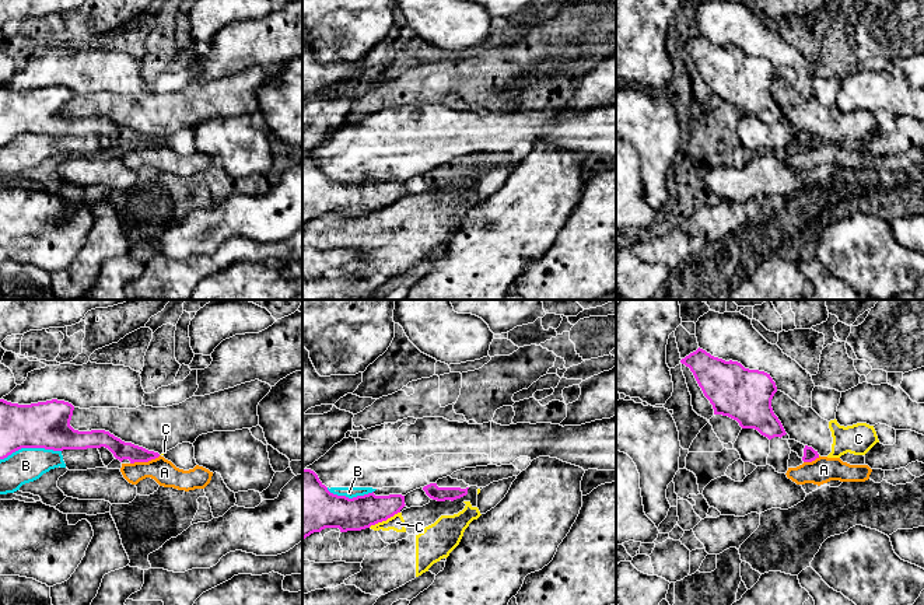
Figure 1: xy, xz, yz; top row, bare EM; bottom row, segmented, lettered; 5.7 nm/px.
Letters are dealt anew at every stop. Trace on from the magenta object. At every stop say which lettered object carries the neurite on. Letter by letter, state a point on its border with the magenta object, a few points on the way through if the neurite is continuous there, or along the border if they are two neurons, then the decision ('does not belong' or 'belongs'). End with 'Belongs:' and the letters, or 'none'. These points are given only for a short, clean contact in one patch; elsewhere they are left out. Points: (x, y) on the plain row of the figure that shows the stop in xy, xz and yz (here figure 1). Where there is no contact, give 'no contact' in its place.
A: contact xy (144, 147); border xy (160, 142), (130, 150); does not belong
B: contact xy (30, 133); does not belong
C: contact xz (384, 206); does not belong
Belongs: none

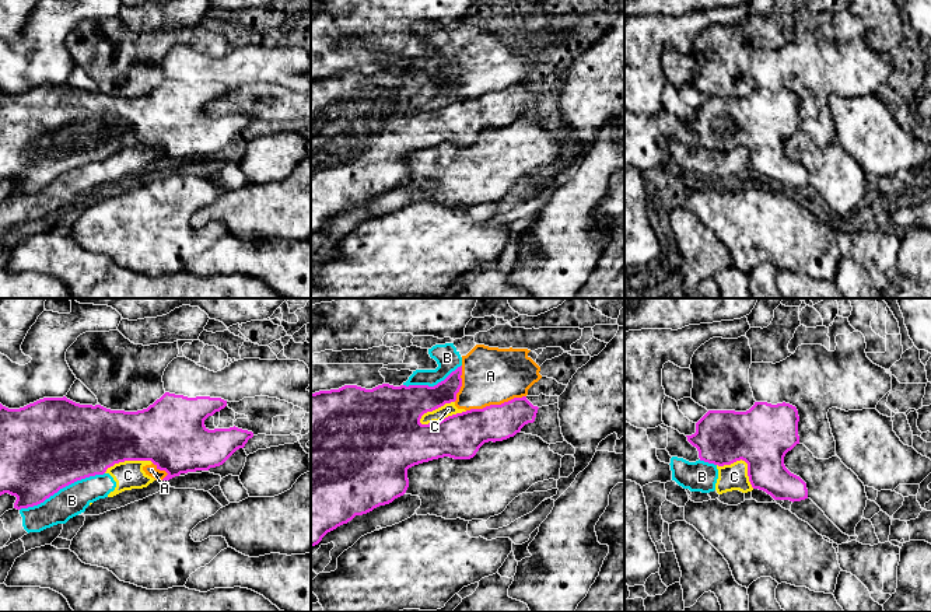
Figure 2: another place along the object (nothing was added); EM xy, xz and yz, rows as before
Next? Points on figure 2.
A: contact xz (496, 91); does not belong
B: contact xy (62, 174); does not belong
C: contact xz (443, 105); border xz (466, 97), (427, 109), (419, 108); does not belong
Belongs: none

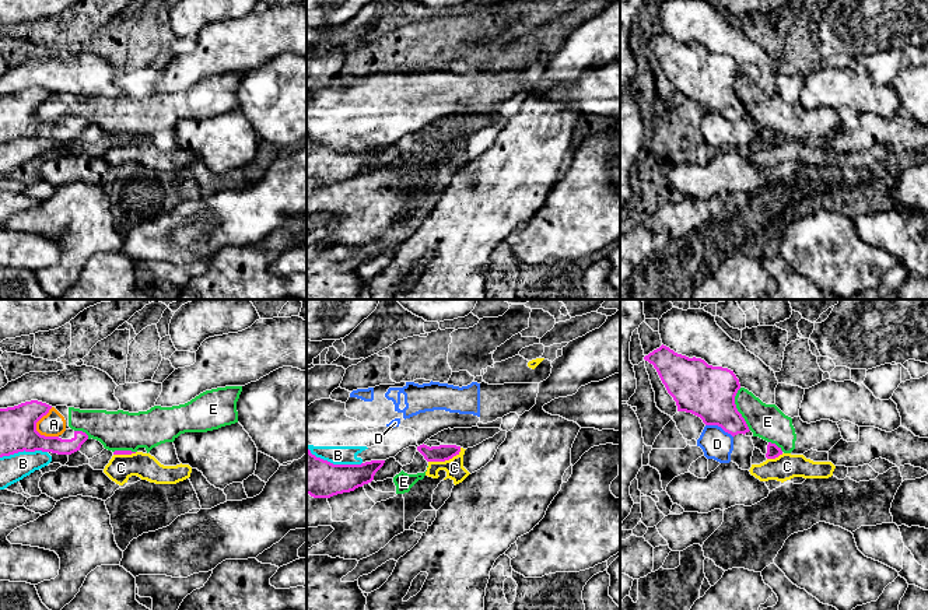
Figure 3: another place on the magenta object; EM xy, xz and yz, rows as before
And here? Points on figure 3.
A: contact xy (37, 108); border xy (52, 94), (37, 109), (37, 116), (45, 123); does not belong
B: contact xz (332, 150); does not belong
C: contact xz (445, 146); border xz (461, 135), (448, 146), (429, 149); does not belong
D: contact yz (720, 112); does not belong
E: contact yz (736, 95); does not belong
Belongs: none

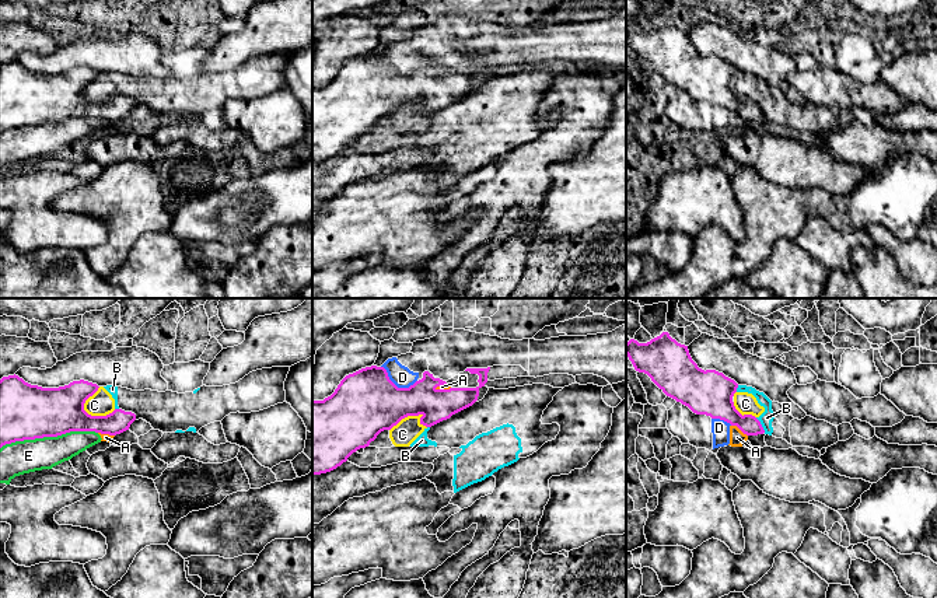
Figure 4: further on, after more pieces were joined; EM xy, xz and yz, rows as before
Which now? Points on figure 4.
A: contact yz (740, 115); border yz (731, 111), (736, 111), (747, 122); does not belong
B: contact yz (761, 111); does not belong
C: contact xy (84, 88); border xy (100, 73), (84, 90), (84, 95), (91, 102); does not belong
D: contact xz (395, 72); does not belong
E: contact xy (48, 122); does not belong
Belongs: none

